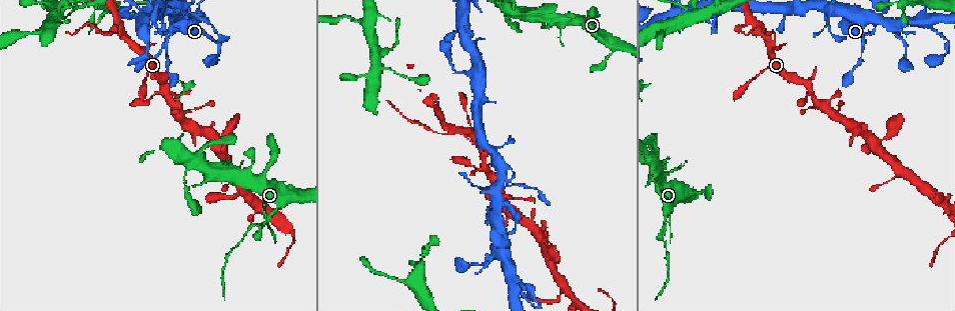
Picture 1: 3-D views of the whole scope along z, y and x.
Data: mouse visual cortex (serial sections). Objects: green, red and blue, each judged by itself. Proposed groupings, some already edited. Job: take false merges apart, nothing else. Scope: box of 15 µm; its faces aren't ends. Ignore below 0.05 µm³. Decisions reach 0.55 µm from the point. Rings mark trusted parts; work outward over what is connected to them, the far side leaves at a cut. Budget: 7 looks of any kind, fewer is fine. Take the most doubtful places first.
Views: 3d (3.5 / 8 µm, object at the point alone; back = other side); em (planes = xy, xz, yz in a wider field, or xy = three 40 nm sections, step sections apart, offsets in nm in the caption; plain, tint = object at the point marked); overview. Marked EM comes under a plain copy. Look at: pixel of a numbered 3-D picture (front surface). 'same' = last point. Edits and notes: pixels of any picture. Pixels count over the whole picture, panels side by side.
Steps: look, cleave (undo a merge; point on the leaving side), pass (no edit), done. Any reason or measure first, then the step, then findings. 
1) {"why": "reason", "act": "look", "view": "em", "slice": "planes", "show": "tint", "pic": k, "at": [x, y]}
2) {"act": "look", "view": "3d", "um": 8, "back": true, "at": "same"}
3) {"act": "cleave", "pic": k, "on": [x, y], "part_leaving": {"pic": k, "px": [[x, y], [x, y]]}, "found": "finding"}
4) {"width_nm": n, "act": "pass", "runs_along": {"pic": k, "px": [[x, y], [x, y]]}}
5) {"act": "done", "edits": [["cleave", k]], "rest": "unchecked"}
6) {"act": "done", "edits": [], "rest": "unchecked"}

{"act": "look", "view": "3d", "um": 3.5, "pic": 1, "at": [268, 218]}

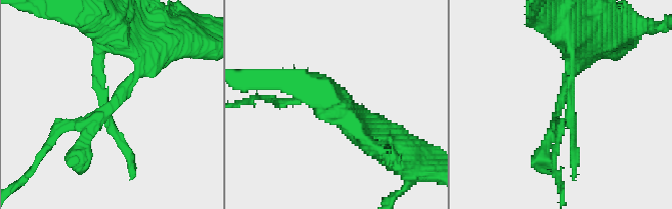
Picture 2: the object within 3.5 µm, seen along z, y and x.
{"why": "need the tissue", "act": "look", "view": "em", "slice": "xy", "step": 1, "show": "tint", "pic": 2, "at": [568, 110]}

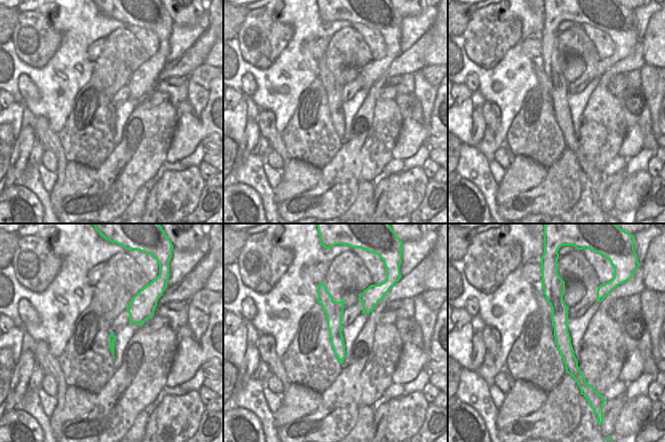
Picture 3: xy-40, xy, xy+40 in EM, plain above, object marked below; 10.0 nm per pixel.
{"act": "look", "view": "em", "slice": "xy", "step": 3, "show": "tint", "at": "same"}

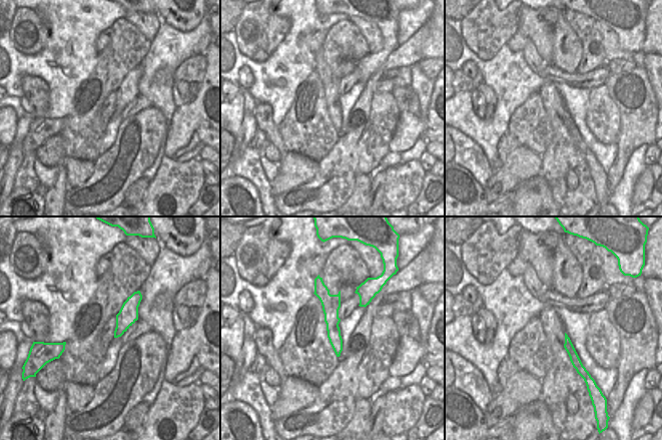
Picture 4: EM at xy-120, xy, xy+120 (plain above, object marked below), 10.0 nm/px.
{"width_nm": 180, "act": "pass", "runs_along": {"pic": 4, "px": [[318, 279], [330, 303], [338, 352]]}, "found": "all the same cell"}

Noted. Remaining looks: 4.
{"why": "three-way junction", "act": "look", "view": "3d", "um": 3.5, "pic": 1, "at": [453, 132]}

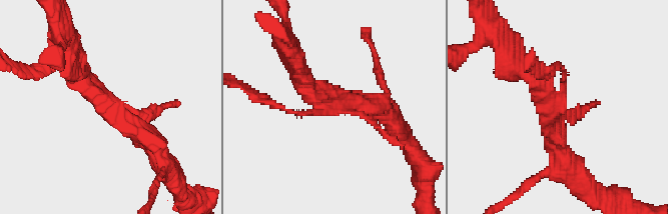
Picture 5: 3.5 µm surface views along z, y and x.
{"act": "pass", "found": "continuous, no second cell"}

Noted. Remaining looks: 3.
{"why": "calibre changes", "act": "look", "view": "3d", "um": 3.5, "pic": 1, "at": [861, 27]}

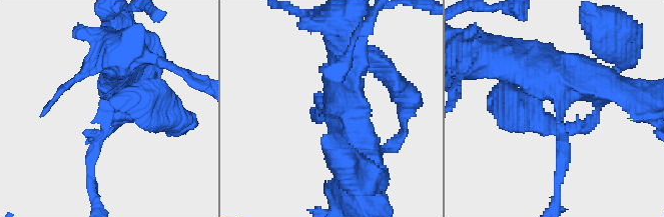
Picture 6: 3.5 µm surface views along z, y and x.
{"arms": 3, "arm_widths_nm": [200, 450, 500], "why": "shape alone is not enough", "act": "look", "view": "em", "slice": "xy", "step": 1, "show": "tint", "pic": 6, "at": [561, 109]}

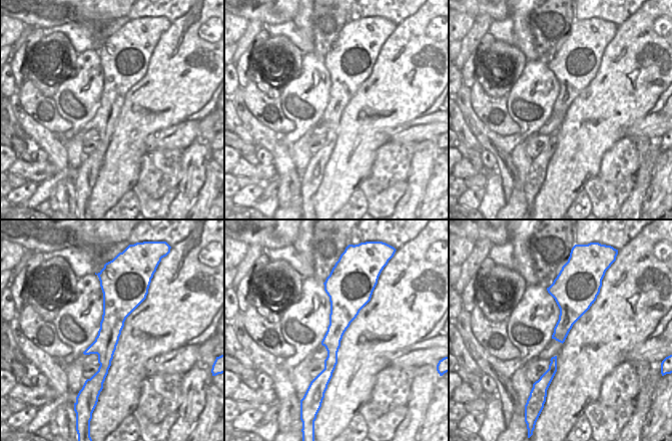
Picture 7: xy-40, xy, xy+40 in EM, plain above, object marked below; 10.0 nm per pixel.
{"act": "pass", "runs_along": {"pic": 7, "px": [[105, 280], [111, 326], [100, 383]]}, "found": "one cell here"}

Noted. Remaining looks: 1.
{"act": "done", "edits": [], "rest": "unchecked"}

